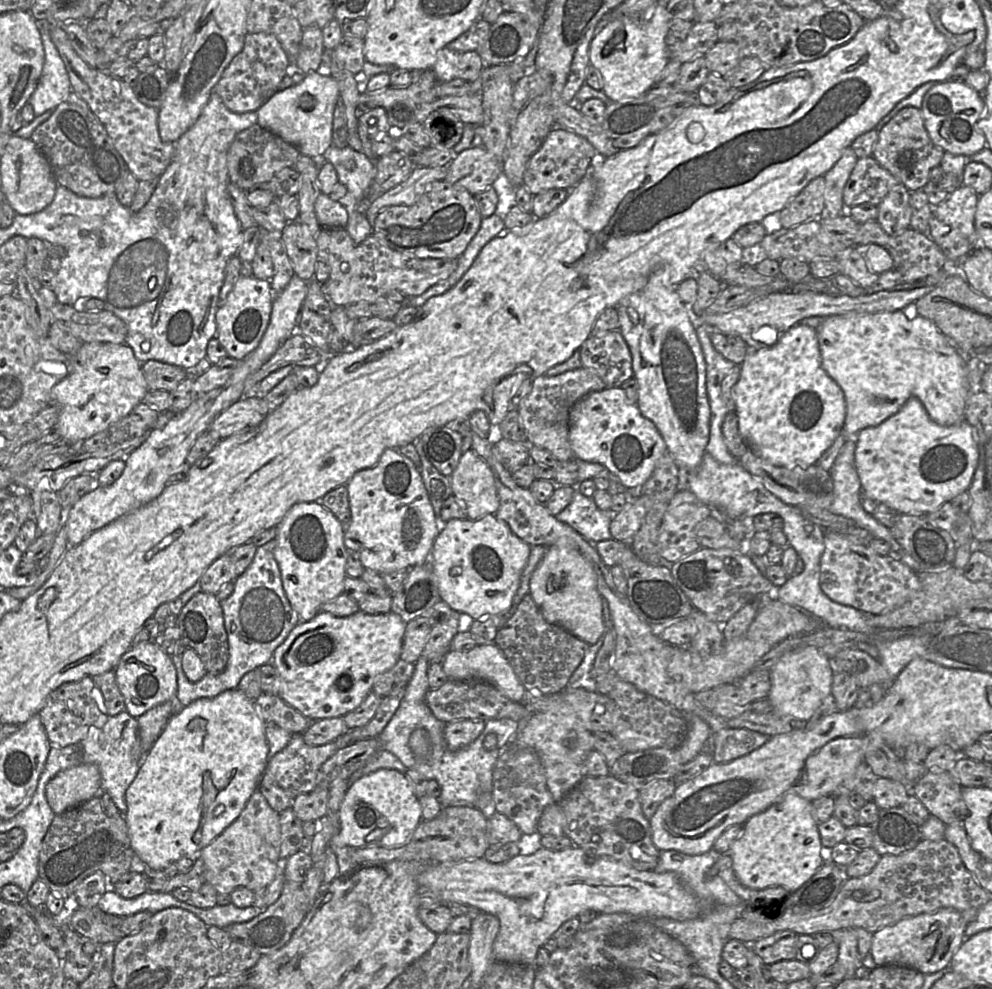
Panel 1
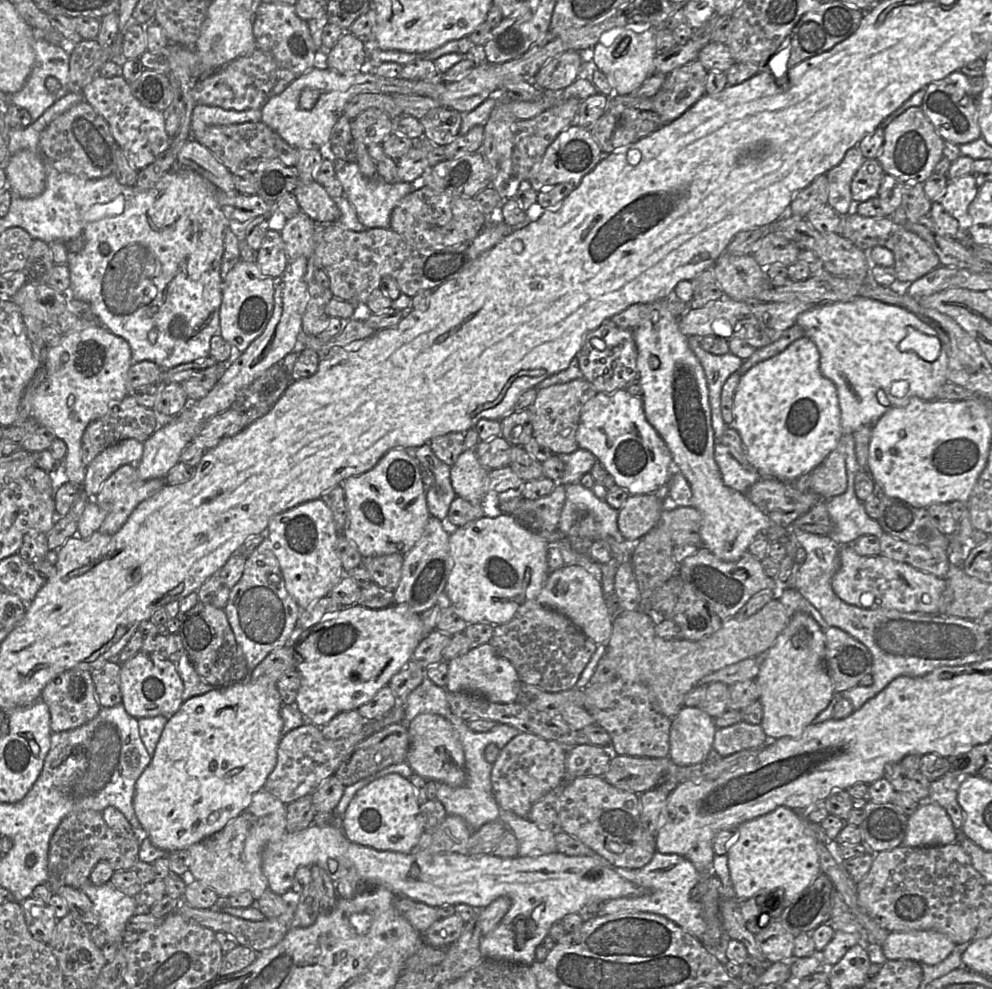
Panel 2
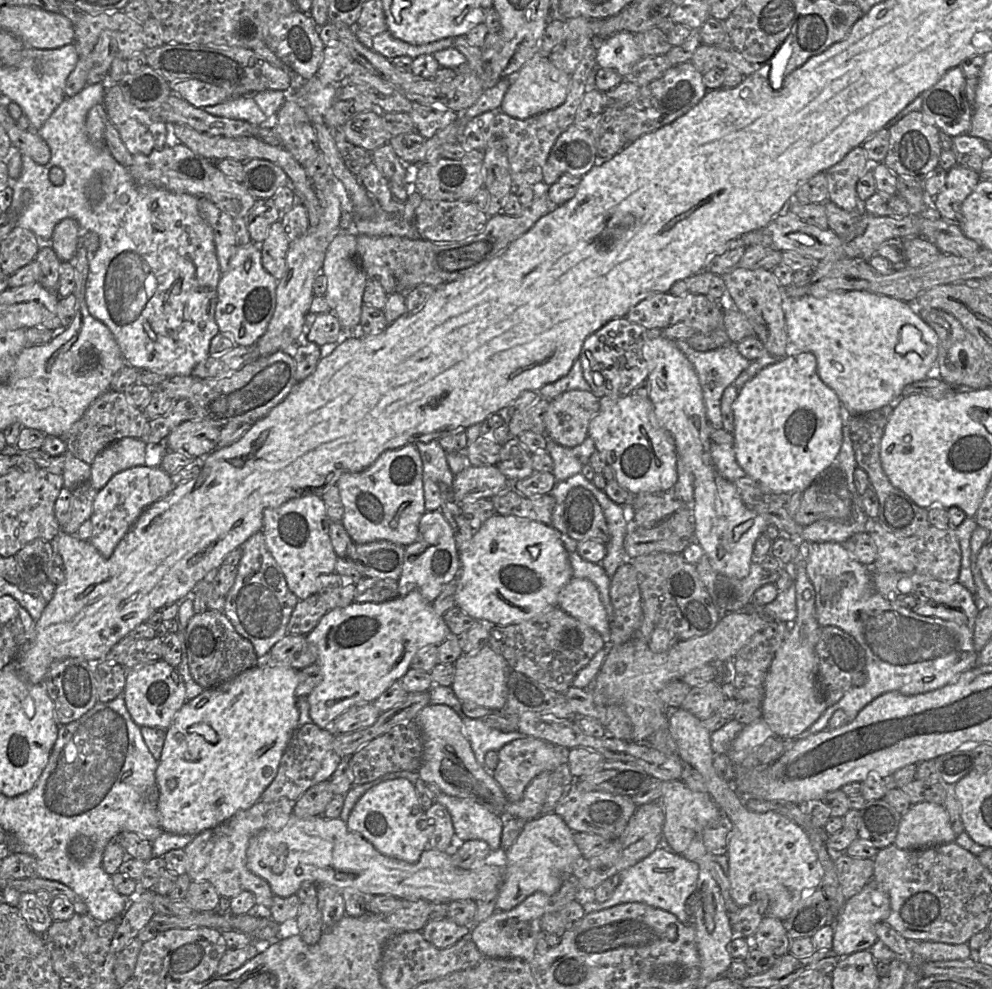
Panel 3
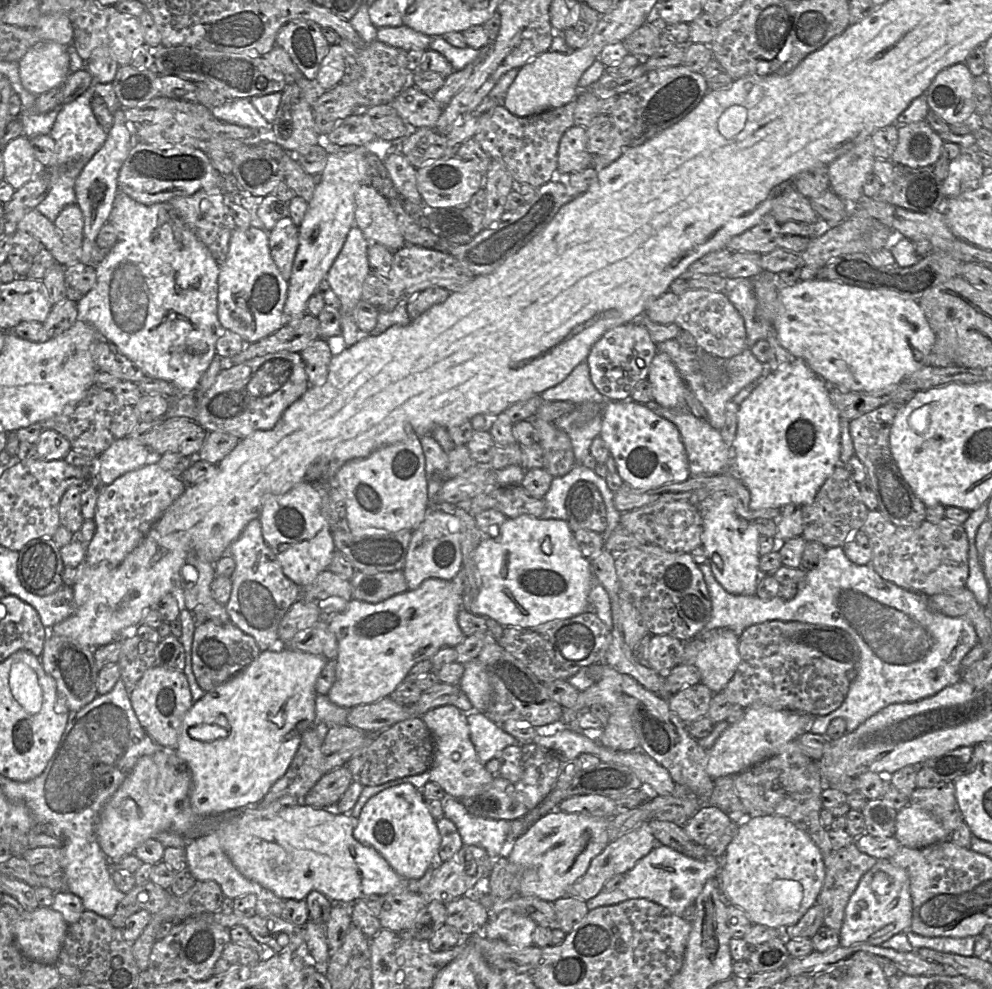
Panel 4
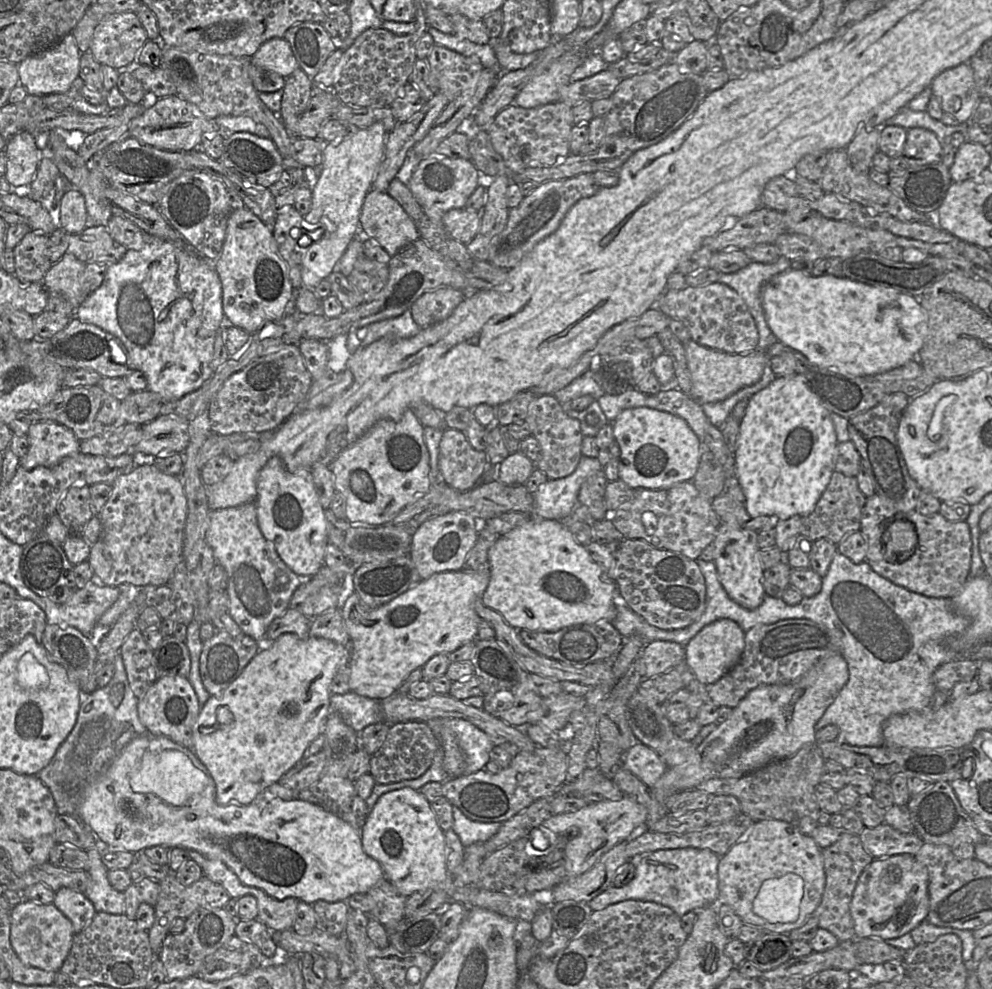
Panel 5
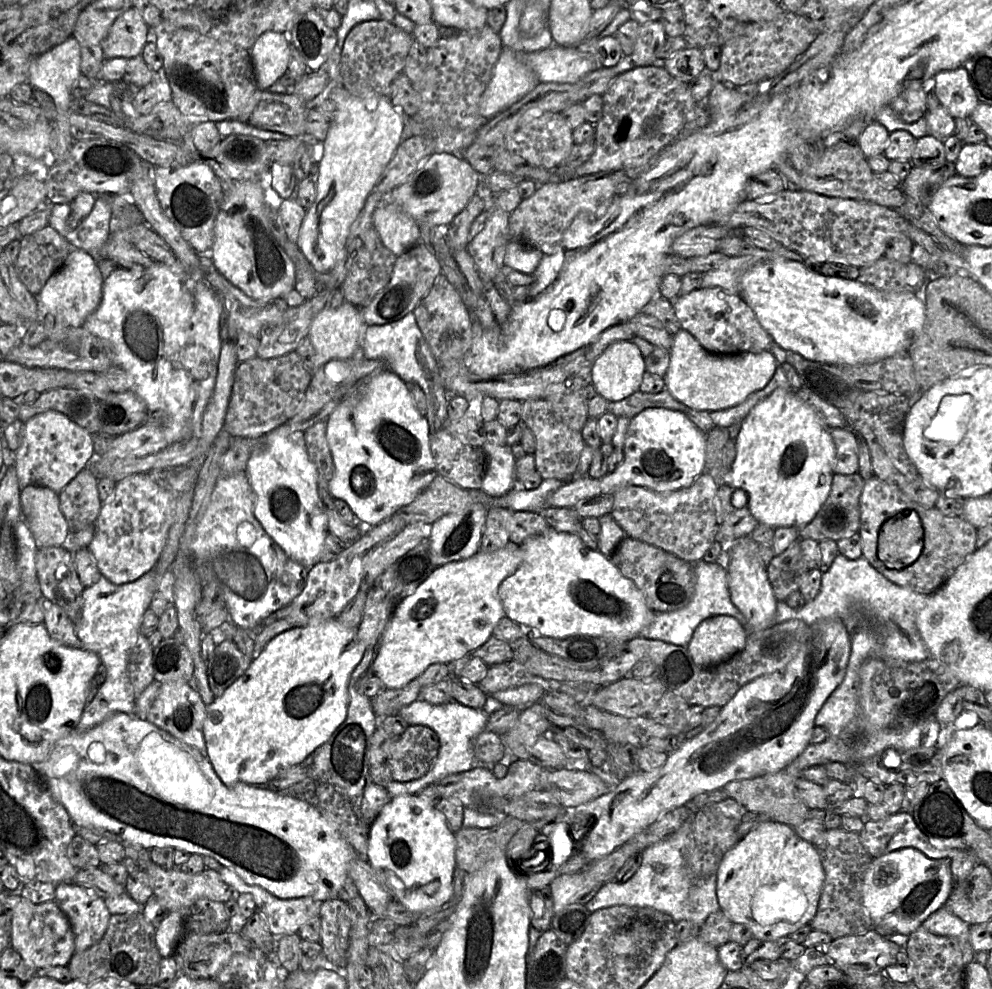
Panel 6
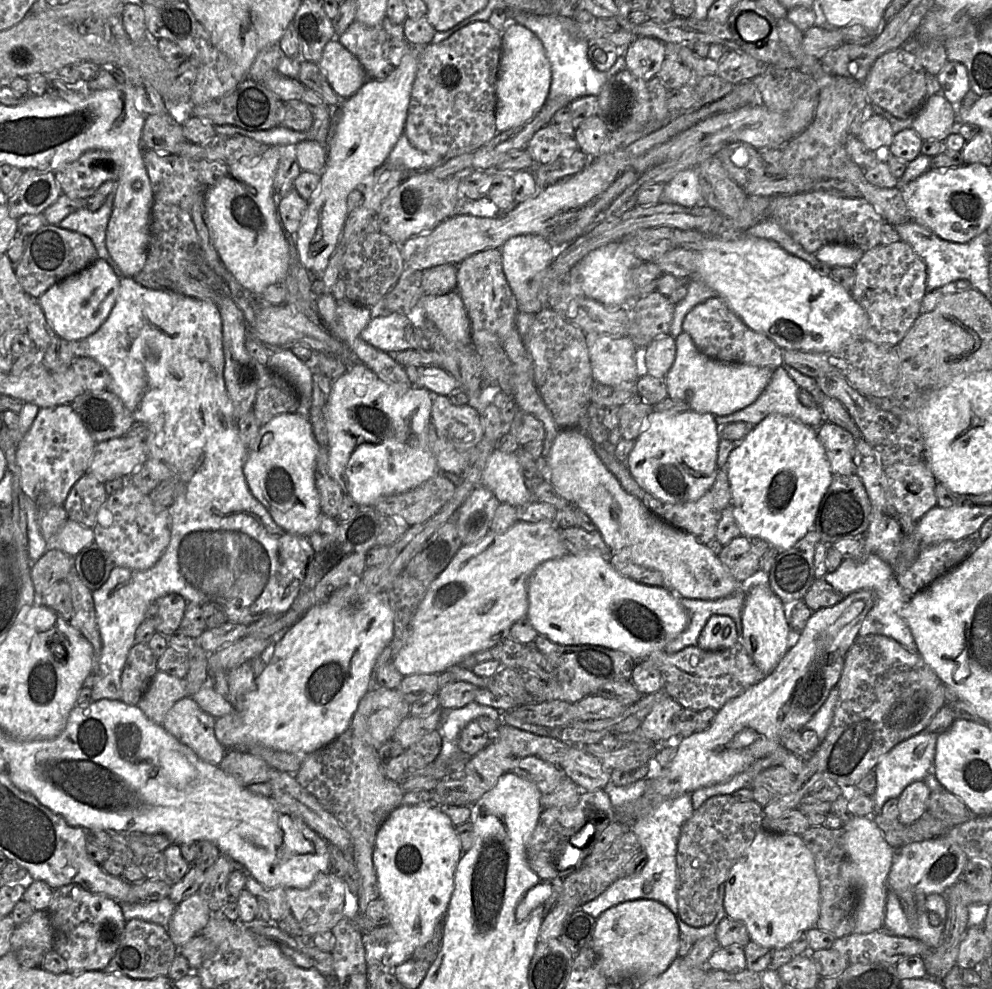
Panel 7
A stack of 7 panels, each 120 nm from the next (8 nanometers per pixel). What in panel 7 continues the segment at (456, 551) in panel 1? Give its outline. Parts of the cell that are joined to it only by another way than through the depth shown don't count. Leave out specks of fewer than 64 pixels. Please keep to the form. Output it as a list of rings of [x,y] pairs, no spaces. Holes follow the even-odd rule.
[[[567,553],[539,564],[528,585],[526,618],[538,634],[560,644],[596,644],[630,655],[635,662],[651,653],[664,650],[688,624],[688,614],[679,596],[667,587],[649,586],[620,574],[610,561],[599,554]]]

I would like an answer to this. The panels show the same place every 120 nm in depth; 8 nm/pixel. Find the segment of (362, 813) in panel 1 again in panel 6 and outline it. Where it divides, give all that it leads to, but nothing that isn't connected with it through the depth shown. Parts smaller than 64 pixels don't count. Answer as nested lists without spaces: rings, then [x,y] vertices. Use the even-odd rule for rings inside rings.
[[[417,794],[391,797],[383,806],[369,829],[367,861],[391,900],[414,913],[436,910],[455,898],[455,835],[449,830],[445,816]]]

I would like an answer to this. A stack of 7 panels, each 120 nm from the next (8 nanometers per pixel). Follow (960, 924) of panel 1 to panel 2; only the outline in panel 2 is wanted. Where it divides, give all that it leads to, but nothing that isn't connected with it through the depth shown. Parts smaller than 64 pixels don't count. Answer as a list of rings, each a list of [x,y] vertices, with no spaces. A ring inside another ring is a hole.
[[[934,930],[889,932],[881,945],[887,960],[908,959],[926,965],[940,963],[955,946],[946,935]]]

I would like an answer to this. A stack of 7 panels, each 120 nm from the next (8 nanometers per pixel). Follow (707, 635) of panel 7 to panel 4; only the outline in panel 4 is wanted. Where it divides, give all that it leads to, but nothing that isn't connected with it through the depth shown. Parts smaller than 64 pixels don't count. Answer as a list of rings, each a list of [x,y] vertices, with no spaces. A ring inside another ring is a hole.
[[[728,628],[713,630],[705,637],[705,646],[694,665],[701,674],[701,683],[714,693],[721,692],[733,678],[739,663],[739,635]]]

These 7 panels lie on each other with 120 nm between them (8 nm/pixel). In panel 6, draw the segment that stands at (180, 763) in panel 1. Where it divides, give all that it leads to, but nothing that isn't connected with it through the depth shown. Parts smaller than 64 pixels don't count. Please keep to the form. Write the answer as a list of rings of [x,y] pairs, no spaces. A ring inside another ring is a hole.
[[[336,617],[324,619],[319,622],[309,622],[308,624],[304,626],[293,627],[289,630],[283,631],[279,635],[275,636],[269,643],[267,643],[267,645],[259,653],[259,655],[252,660],[247,670],[233,684],[231,684],[220,697],[215,698],[213,702],[207,706],[206,718],[203,723],[203,734],[204,734],[205,744],[206,744],[206,758],[209,760],[209,762],[213,766],[220,780],[228,787],[233,786],[238,782],[243,782],[243,783],[246,783],[252,786],[266,786],[267,783],[270,780],[272,780],[281,770],[288,768],[290,766],[293,766],[295,764],[299,764],[310,753],[314,752],[319,746],[325,743],[329,739],[329,737],[332,735],[332,733],[337,729],[337,727],[346,718],[347,706],[348,706],[348,680],[353,669],[361,661],[364,651],[365,651],[364,643],[362,643],[358,639],[356,630],[354,628],[349,628],[349,627],[342,625],[336,619]]]

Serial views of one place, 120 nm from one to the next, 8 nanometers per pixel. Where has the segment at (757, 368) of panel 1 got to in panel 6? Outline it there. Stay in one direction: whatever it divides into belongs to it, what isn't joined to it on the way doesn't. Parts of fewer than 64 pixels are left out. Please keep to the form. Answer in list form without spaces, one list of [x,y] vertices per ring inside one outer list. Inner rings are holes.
[[[775,389],[742,421],[729,484],[744,490],[751,514],[770,527],[800,528],[813,520],[829,495],[836,449],[820,414],[793,390]]]

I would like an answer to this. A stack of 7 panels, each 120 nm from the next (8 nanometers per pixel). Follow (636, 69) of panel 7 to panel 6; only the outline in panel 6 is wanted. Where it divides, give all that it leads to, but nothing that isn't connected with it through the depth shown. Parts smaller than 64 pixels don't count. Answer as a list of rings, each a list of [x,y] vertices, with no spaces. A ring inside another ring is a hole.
[[[659,20],[641,25],[634,51],[631,54],[636,67],[652,66],[660,61],[666,37],[664,27]]]

